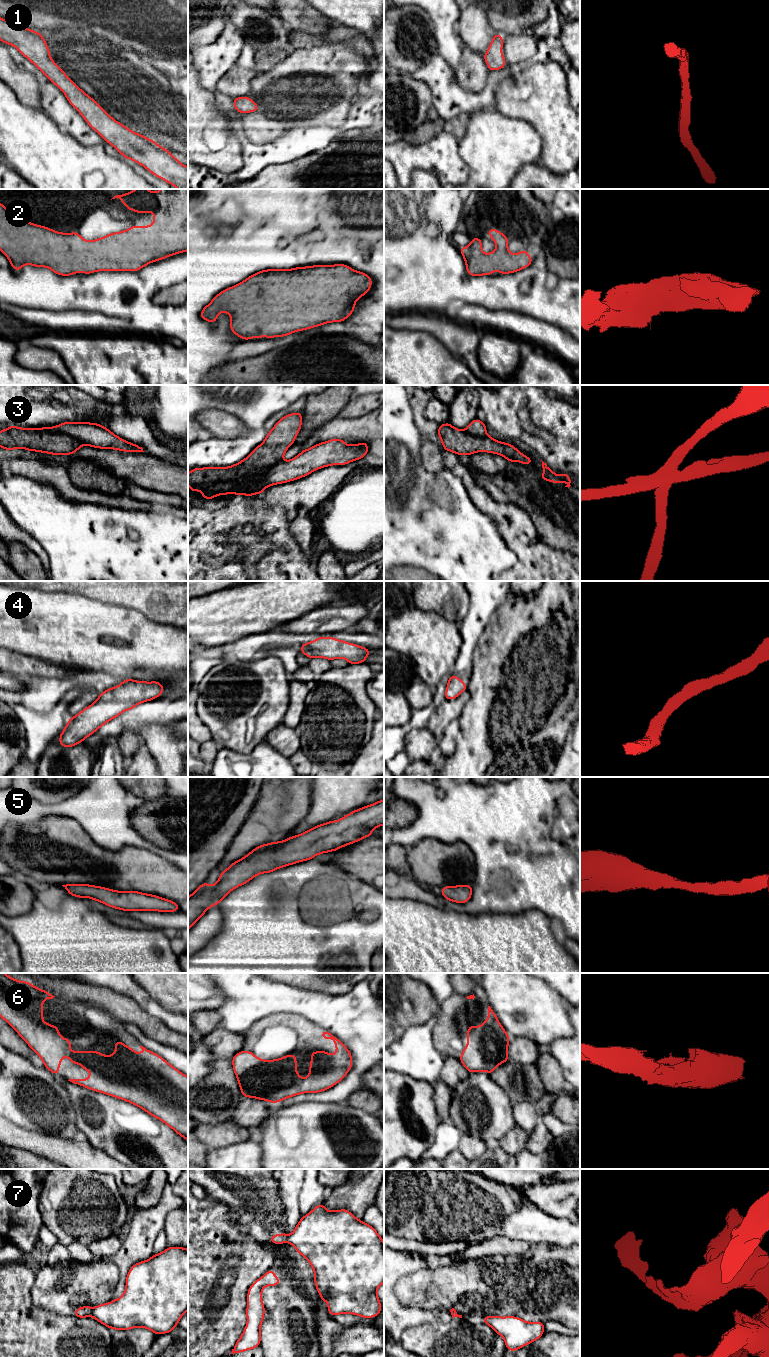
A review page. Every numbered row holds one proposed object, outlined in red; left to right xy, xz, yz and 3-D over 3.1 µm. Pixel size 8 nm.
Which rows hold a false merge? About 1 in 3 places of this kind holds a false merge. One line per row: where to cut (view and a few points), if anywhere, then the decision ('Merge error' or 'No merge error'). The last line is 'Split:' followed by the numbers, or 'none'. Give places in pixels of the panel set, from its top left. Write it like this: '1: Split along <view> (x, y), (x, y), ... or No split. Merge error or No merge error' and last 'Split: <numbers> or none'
1: No split. No merge error
2: No split. No merge error
3: Split along xz (282, 459), (260, 476), (242, 482), (192, 486). Merge error
4: No split. No merge error
5: No split. No merge error
6: No split. No merge error
7: Split along xy (93, 1308), (90, 1314). Merge error
Split: 3, 7

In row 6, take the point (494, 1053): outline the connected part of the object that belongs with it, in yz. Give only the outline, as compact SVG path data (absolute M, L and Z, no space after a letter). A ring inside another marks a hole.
M488 1006L488 1020L483 1020L480 1027L468 1027L468 1045L463 1048L459 1060L469 1073L485 1071L491 1075L498 1065L509 1060L509 1037Z

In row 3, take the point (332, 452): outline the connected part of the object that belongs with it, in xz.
M331 439L321 442L303 451L289 461L281 461L269 468L261 477L255 477L243 483L238 481L218 482L210 486L192 486L189 492L201 491L203 499L213 499L218 495L234 493L242 495L245 488L252 482L258 486L269 487L280 483L288 483L310 475L313 471L331 465L343 466L352 461L360 460L368 453L368 441L346 445L343 439Z

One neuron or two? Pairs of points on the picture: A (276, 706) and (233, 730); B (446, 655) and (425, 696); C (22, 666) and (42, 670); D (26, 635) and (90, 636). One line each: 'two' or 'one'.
A: one
B: two
C: one
D: one

